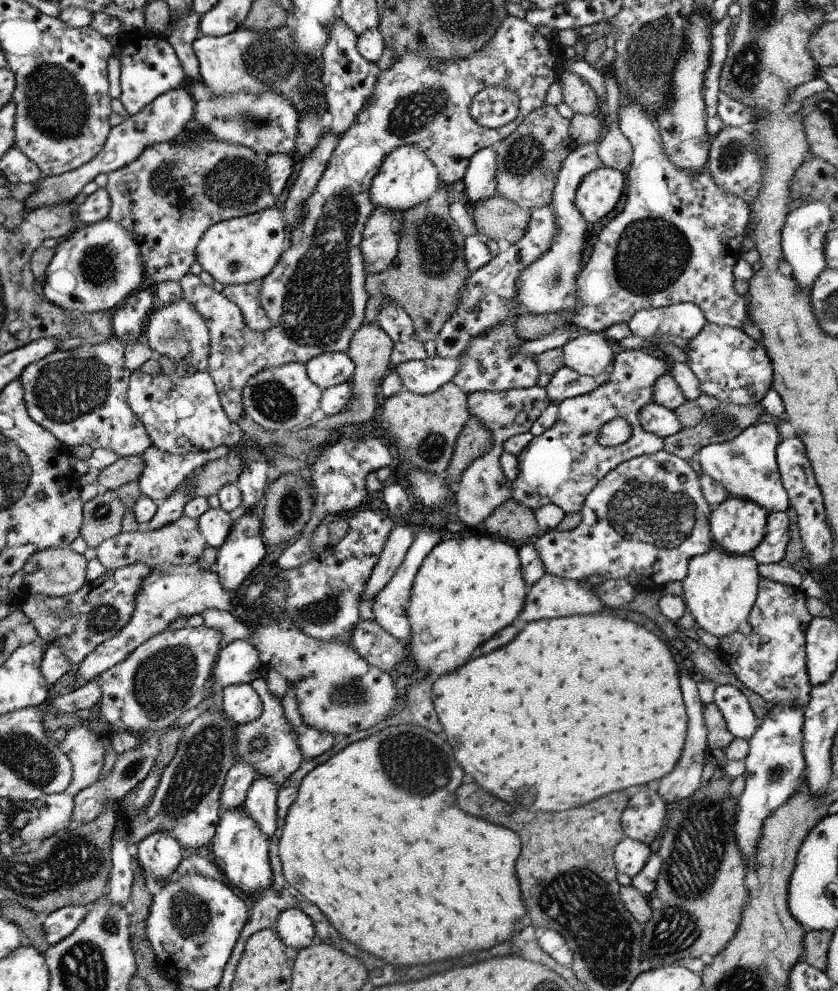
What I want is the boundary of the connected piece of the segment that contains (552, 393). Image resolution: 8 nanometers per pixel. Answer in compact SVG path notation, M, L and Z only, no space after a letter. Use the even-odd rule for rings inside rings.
M564 366L558 370L550 384L545 388L549 400L559 404L568 398L574 398L578 395L585 395L598 388L607 378L610 371L599 374L596 377L581 375L573 368Z

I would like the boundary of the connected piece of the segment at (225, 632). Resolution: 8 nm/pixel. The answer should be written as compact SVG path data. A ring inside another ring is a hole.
M208 609L201 614L203 624L221 632L222 647L238 639L246 639L250 636L251 628L245 623L236 620L228 611Z

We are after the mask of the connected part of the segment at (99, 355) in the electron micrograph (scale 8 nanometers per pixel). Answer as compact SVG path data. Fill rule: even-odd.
M115 336L104 343L90 345L62 351L56 350L52 354L28 364L21 372L19 379L26 391L27 411L40 426L56 435L60 442L74 448L80 445L90 445L94 449L112 448L119 457L143 455L151 446L151 438L147 434L144 424L140 422L135 412L127 402L130 392L130 370L124 364L124 346Z

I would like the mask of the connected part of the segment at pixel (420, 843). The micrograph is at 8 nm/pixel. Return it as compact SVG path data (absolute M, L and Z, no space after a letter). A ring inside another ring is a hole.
M395 726L394 728L386 728L386 730L381 730L364 740L350 744L347 748L343 749L338 754L332 756L326 763L318 765L312 772L309 772L306 777L303 778L301 783L301 788L299 790L299 796L290 808L290 812L287 813L286 824L283 826L283 833L281 840L279 842L279 857L283 863L283 875L289 883L296 890L300 891L300 894L303 894L312 904L315 904L324 914L328 914L328 918L332 918L332 926L336 930L340 930L340 934L344 934L344 938L348 942L352 942L354 946L360 946L360 950L366 950L370 954L374 954L376 958L388 962L388 964L394 964L394 966L428 966L432 962L440 962L440 960L448 960L448 958L460 958L460 956L468 956L476 950L486 950L486 948L492 948L496 944L502 944L506 940L510 940L520 928L522 924L522 918L526 916L530 920L530 916L526 914L528 912L528 906L525 905L525 902L522 902L522 894L520 894L520 886L518 886L518 878L516 878L516 860L518 856L522 856L522 842L520 842L520 837L517 834L514 834L513 830L506 830L507 827L503 826L494 826L490 822L484 822L484 820L478 820L474 816L468 816L464 814L458 804L456 804L456 788L462 784L462 778L464 778L464 772L460 768L460 764L456 762L454 758L454 750L452 746L446 742L446 736L444 734L434 734L426 728L420 728L420 726Z

